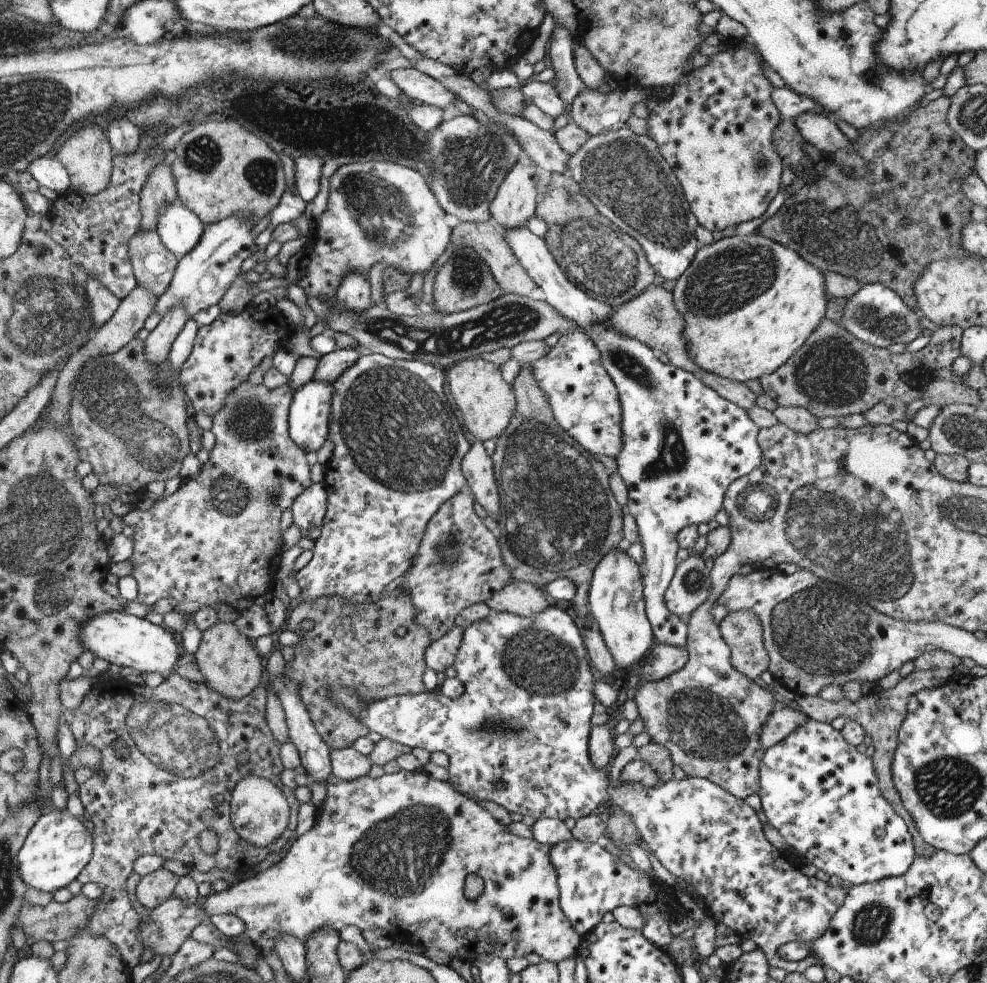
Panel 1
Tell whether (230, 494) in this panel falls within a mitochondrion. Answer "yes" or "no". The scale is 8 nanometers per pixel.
yes

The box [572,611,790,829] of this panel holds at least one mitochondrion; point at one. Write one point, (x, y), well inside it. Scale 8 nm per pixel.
(700, 724)

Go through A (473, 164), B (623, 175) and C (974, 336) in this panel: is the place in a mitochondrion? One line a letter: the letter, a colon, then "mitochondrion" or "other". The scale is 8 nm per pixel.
A: mitochondrion
B: mitochondrion
C: other

